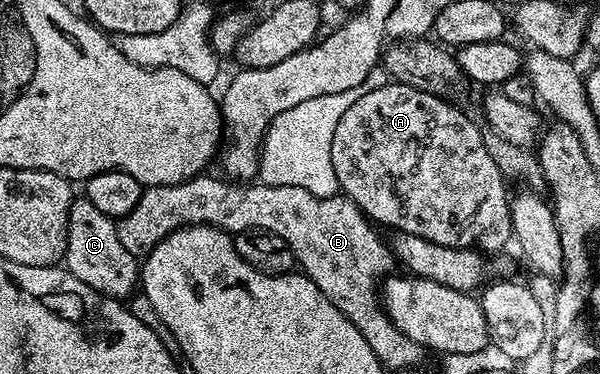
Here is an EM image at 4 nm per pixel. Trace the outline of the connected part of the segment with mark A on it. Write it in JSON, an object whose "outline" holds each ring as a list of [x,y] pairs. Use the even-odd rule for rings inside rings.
{"outline":[[[389,82],[380,88],[370,90],[370,94],[362,94],[342,114],[342,122],[334,130],[334,142],[330,146],[330,162],[334,166],[334,174],[338,174],[340,192],[353,200],[364,211],[365,216],[377,225],[392,228],[396,232],[414,234],[418,238],[426,238],[430,242],[438,242],[442,246],[454,246],[455,248],[475,248],[485,254],[493,254],[499,248],[504,248],[513,239],[512,234],[512,205],[510,203],[510,191],[504,183],[504,173],[494,166],[494,158],[486,150],[486,142],[482,142],[480,133],[481,125],[475,124],[464,112],[459,112],[452,104],[447,104],[444,96],[435,96],[433,92],[423,92],[417,88],[411,88],[409,84]]]}

